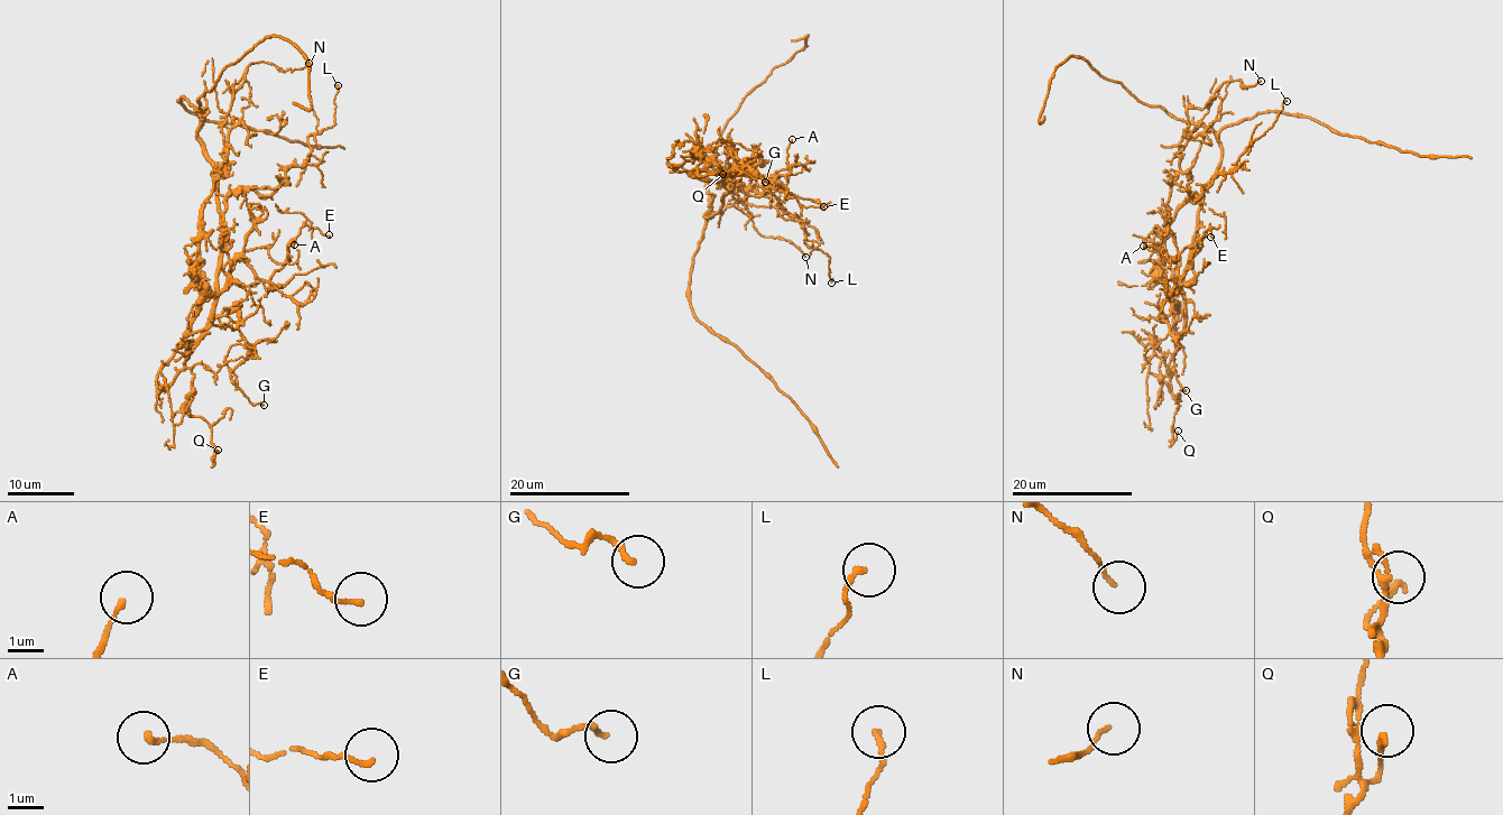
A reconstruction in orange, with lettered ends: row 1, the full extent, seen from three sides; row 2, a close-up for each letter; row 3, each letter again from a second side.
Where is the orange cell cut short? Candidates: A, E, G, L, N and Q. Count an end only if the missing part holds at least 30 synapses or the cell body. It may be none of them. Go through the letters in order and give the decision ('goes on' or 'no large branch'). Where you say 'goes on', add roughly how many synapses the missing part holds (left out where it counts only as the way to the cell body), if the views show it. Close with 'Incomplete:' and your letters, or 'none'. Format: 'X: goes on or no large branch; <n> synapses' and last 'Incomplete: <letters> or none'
A: no large branch
E: no large branch
G: no large branch
L: no large branch
N: no large branch
Q: no large branch
Incomplete: none

